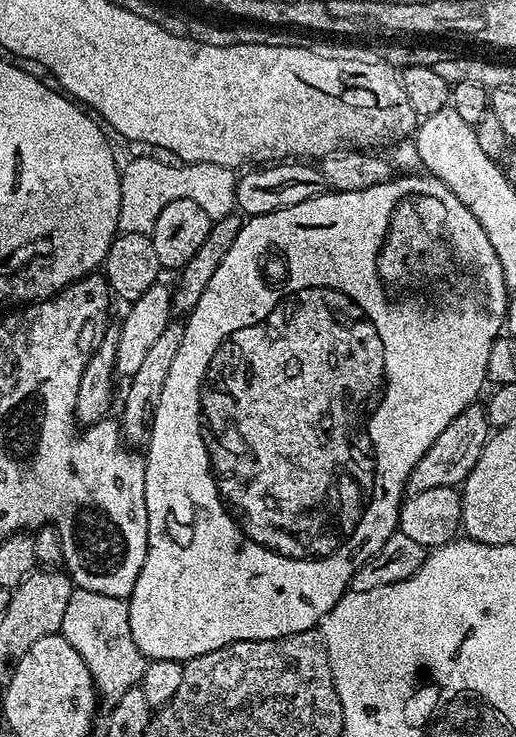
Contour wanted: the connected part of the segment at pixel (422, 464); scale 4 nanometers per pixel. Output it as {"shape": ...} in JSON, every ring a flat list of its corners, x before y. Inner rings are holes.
{"shape":[[473,406,462,410,458,418,446,426,433,441,430,450,426,450,423,458,416,463,416,469,410,474,406,485,407,491,413,496,422,494,422,490,434,490,434,486,450,486,456,488,463,485,464,478,474,470,474,462,482,454,482,450,488,444,490,425,486,419,486,412,483,407]]}

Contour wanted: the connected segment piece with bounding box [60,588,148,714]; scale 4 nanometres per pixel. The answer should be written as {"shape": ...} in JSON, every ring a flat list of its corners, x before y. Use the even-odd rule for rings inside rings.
{"shape":[[73,589,63,615,60,634,81,654,87,668,92,672,103,713,108,714,118,704,124,692,139,685,148,660,134,642,129,626,128,603,125,599]]}

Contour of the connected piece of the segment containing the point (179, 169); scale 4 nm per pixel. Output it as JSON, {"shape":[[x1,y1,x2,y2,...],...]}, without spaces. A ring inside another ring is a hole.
{"shape":[[140,156,137,160,132,160,128,165,123,165,120,173,120,213,118,214,118,229,120,232,146,232,151,233,154,222,158,222,158,214,162,214,162,210,166,210,166,206,170,206,170,202,178,202,182,198,190,198,190,202,198,202,198,206,202,206,202,210,206,210,206,214,212,221,218,221,227,216,233,215,237,211,236,207,236,182,237,173,233,169,226,166,218,166,217,164,186,164,183,162,171,162,167,164,164,160,151,160,148,156]]}

